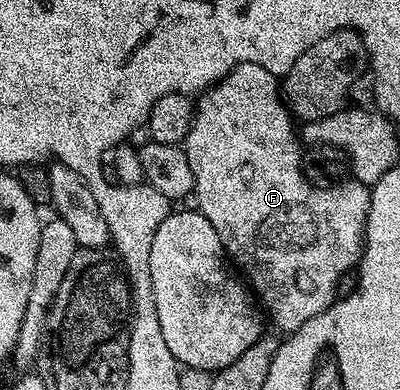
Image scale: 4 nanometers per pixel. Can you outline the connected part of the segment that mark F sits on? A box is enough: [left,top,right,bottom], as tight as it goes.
[181,64,371,332]

